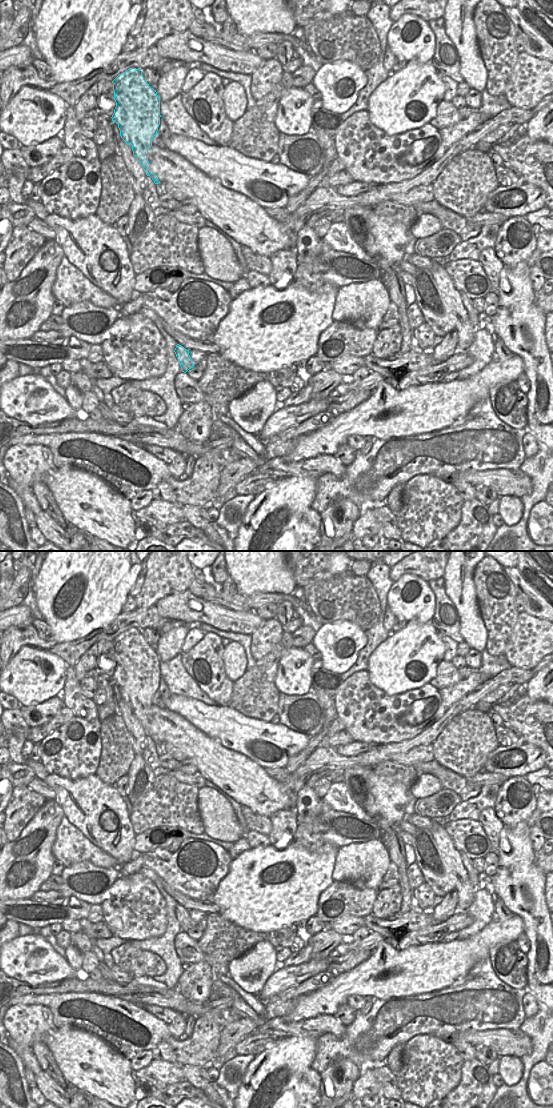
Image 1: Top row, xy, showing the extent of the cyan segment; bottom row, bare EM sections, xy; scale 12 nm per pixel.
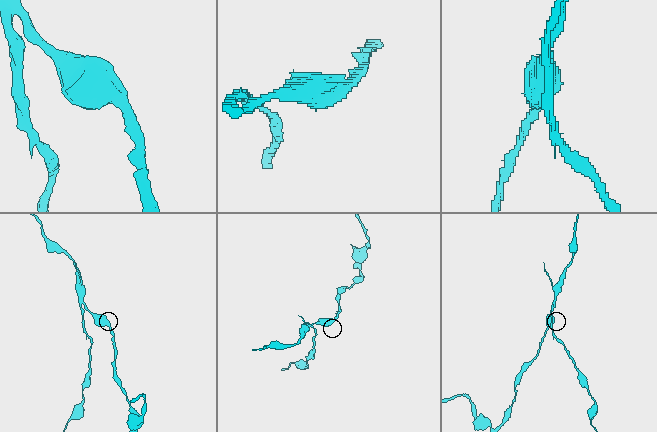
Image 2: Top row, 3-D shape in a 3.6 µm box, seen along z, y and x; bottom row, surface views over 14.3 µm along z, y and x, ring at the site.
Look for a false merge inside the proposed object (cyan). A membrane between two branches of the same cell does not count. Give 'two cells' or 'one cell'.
two cells

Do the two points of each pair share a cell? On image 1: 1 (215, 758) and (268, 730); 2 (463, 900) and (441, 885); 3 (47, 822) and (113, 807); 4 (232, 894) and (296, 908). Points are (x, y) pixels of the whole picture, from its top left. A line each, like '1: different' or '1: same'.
1: different
2: same
3: different
4: same

